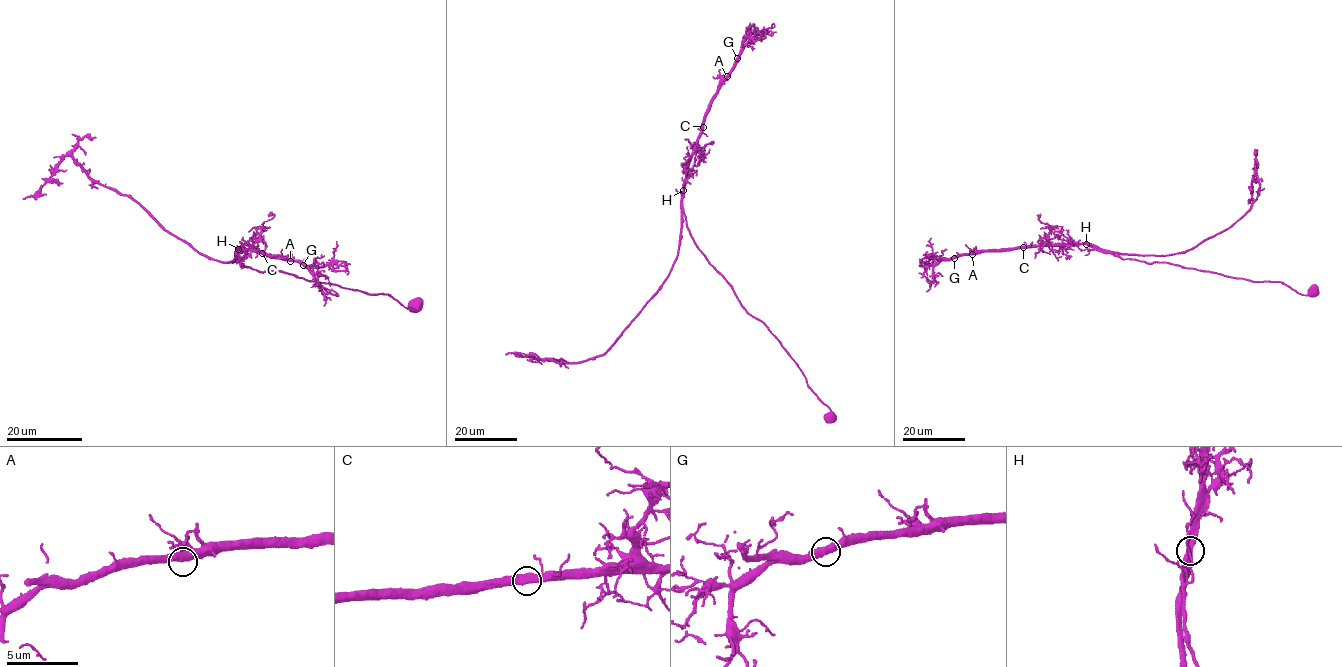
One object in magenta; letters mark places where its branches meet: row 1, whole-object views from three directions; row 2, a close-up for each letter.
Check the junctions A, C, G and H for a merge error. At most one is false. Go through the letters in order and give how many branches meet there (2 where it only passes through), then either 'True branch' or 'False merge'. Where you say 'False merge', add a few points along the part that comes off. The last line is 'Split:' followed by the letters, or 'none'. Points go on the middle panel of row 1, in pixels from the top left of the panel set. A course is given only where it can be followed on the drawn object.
A: Branches: 2. True branch
C: Branches: 2. True branch
G: Branches: 2. True branch
H: Branches: 2. True branch
Split: none

